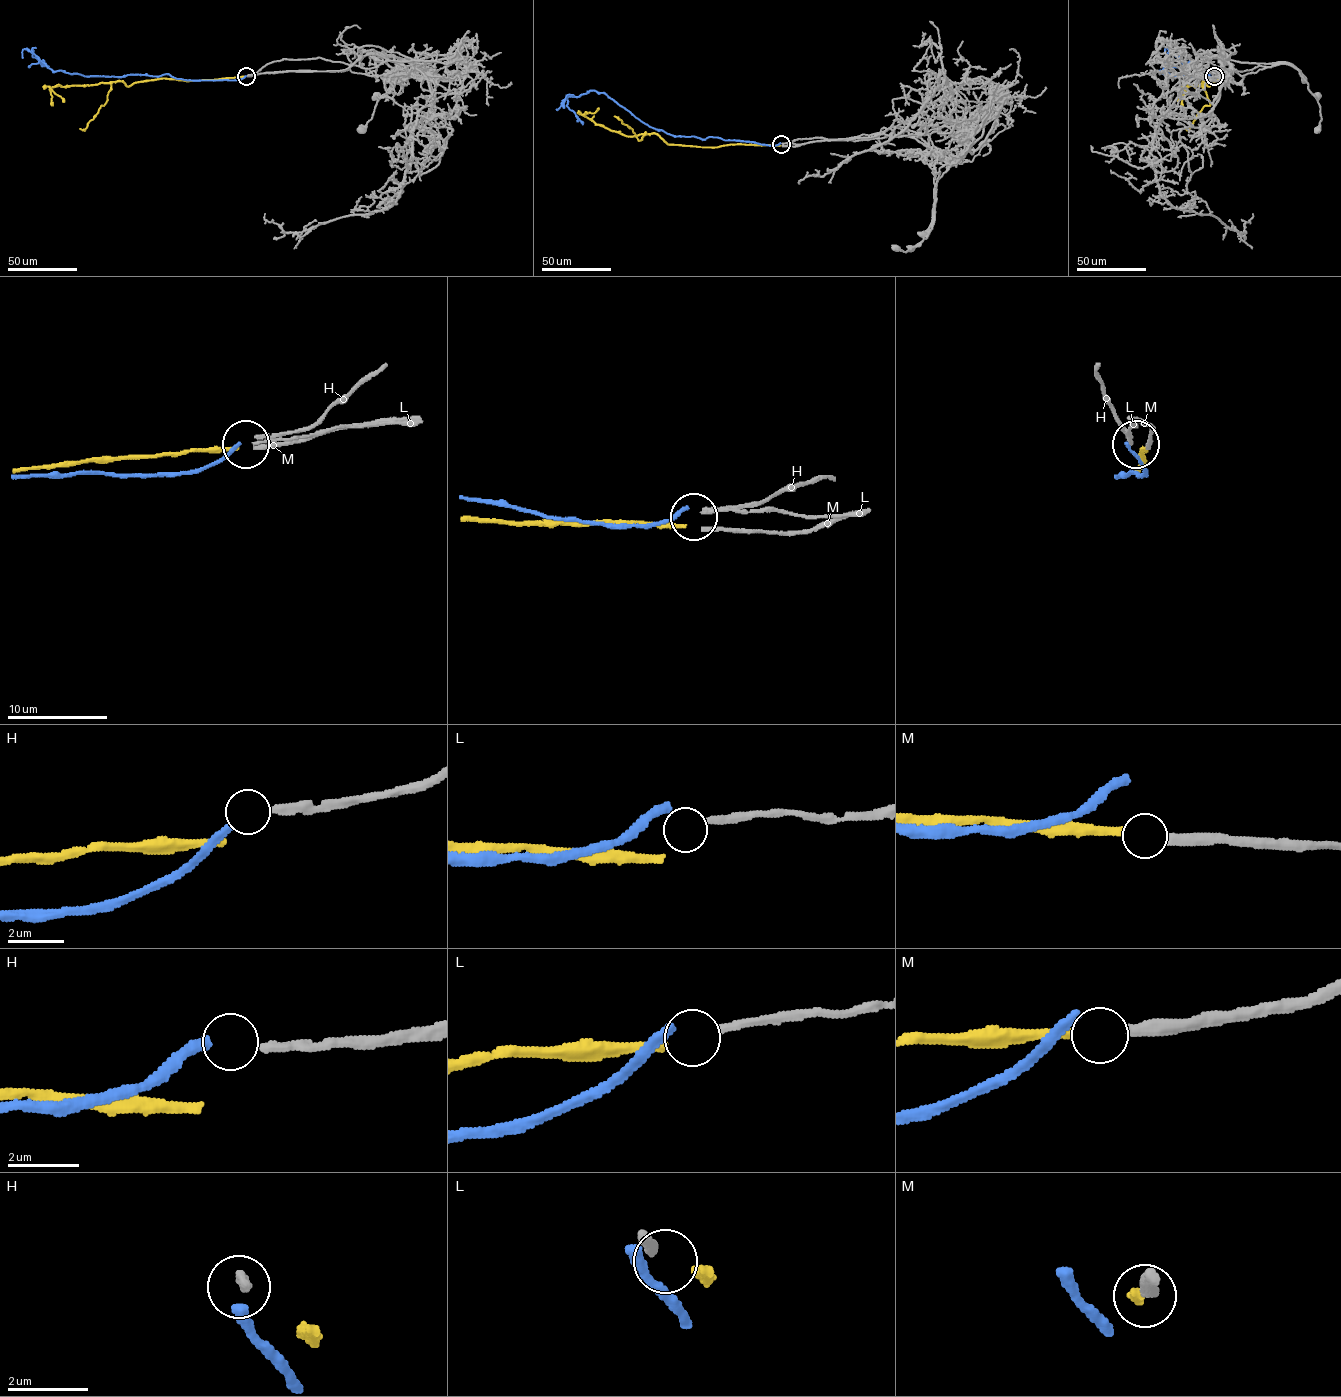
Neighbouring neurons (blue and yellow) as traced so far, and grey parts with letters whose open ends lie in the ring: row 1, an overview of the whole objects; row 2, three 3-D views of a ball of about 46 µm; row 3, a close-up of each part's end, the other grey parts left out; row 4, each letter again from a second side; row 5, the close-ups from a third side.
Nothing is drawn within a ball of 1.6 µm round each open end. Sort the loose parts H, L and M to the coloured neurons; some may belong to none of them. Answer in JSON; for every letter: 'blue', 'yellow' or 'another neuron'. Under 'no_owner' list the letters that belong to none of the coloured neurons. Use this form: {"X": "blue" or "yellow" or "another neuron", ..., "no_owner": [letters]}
{"H": "blue", "L": "another neuron", "M": "yellow", "no_owner": ["L"]}

